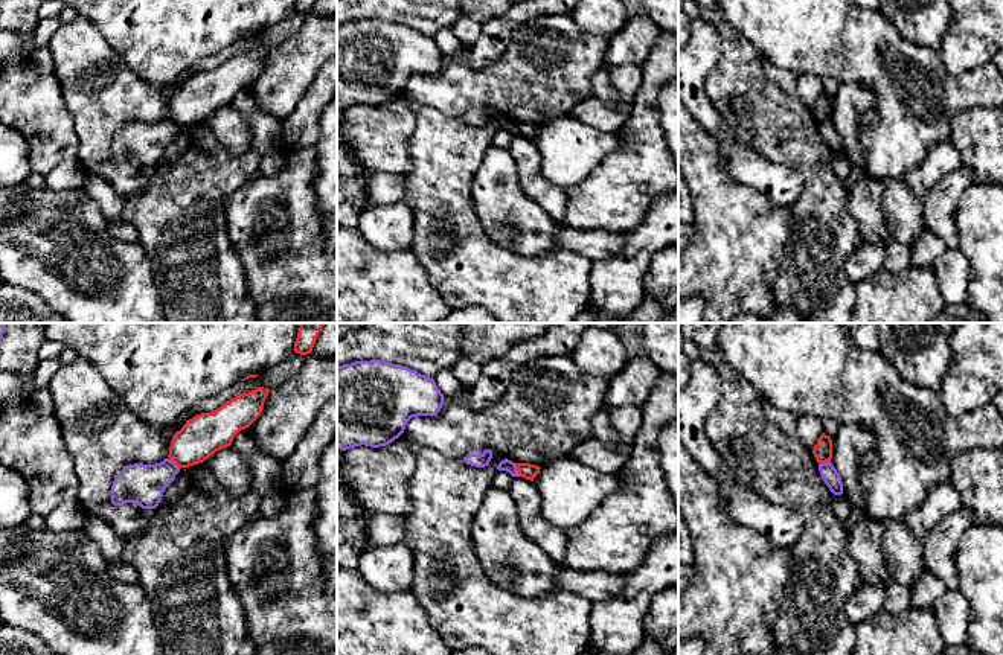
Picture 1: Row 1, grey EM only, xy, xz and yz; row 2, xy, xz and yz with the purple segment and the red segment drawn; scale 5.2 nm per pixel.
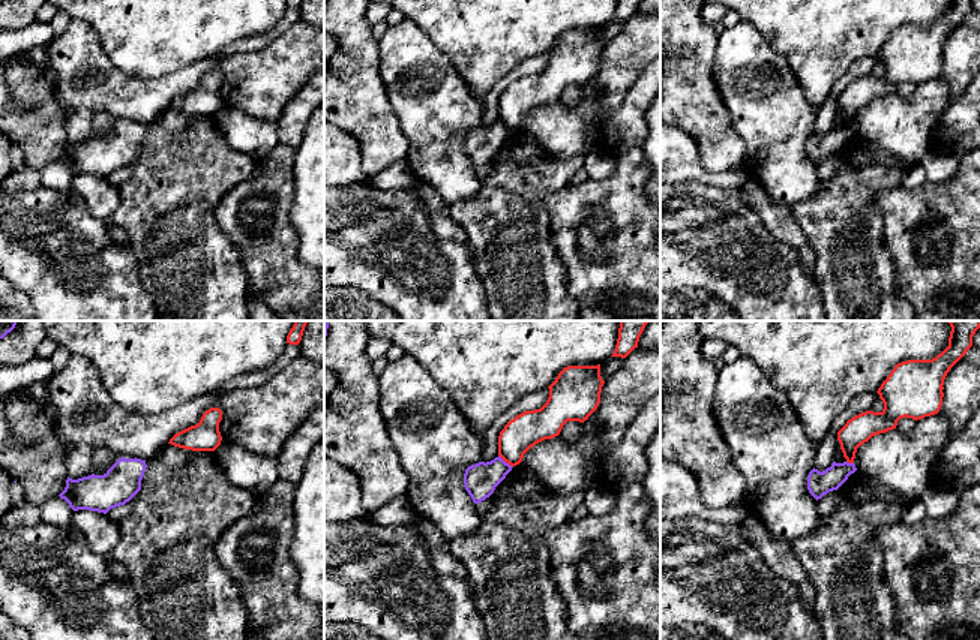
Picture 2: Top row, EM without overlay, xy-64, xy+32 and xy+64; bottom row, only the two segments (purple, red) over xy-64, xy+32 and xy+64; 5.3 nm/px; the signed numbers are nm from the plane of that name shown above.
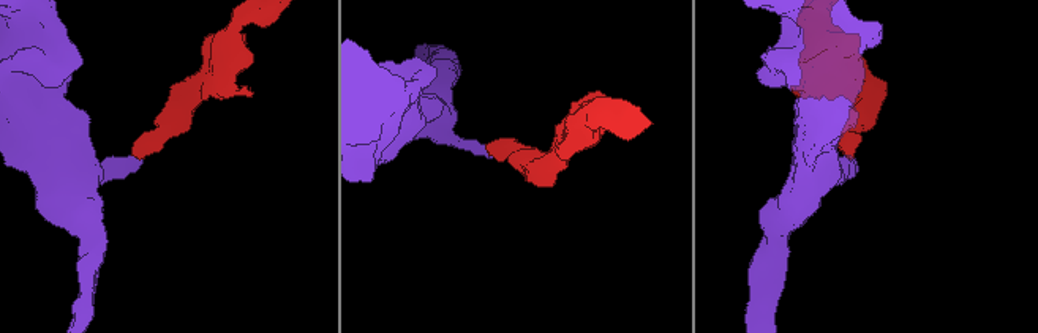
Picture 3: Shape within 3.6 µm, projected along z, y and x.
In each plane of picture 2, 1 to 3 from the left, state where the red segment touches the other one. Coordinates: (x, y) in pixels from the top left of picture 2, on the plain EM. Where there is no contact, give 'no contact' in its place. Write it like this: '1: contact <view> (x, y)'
1: no contact
2: contact xy+32 (505, 126)
3: contact xy+64 (850, 128)

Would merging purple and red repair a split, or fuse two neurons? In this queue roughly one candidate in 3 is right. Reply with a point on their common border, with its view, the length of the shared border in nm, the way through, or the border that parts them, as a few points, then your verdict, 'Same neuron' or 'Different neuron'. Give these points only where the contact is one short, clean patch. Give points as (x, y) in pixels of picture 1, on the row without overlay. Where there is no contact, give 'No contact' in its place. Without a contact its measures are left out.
Touches purple at xz (515, 128). Shared border 80 nm. Boundary: xz (514, 122), (520, 134). Different neuron

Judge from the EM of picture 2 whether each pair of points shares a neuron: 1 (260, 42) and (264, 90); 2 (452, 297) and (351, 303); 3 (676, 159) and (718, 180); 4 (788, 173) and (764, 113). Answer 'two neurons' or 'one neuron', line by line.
1: two neurons
2: two neurons
3: one neuron
4: one neuron

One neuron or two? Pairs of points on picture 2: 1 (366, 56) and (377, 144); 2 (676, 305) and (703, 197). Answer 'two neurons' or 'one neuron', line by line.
1: one neuron
2: two neurons

